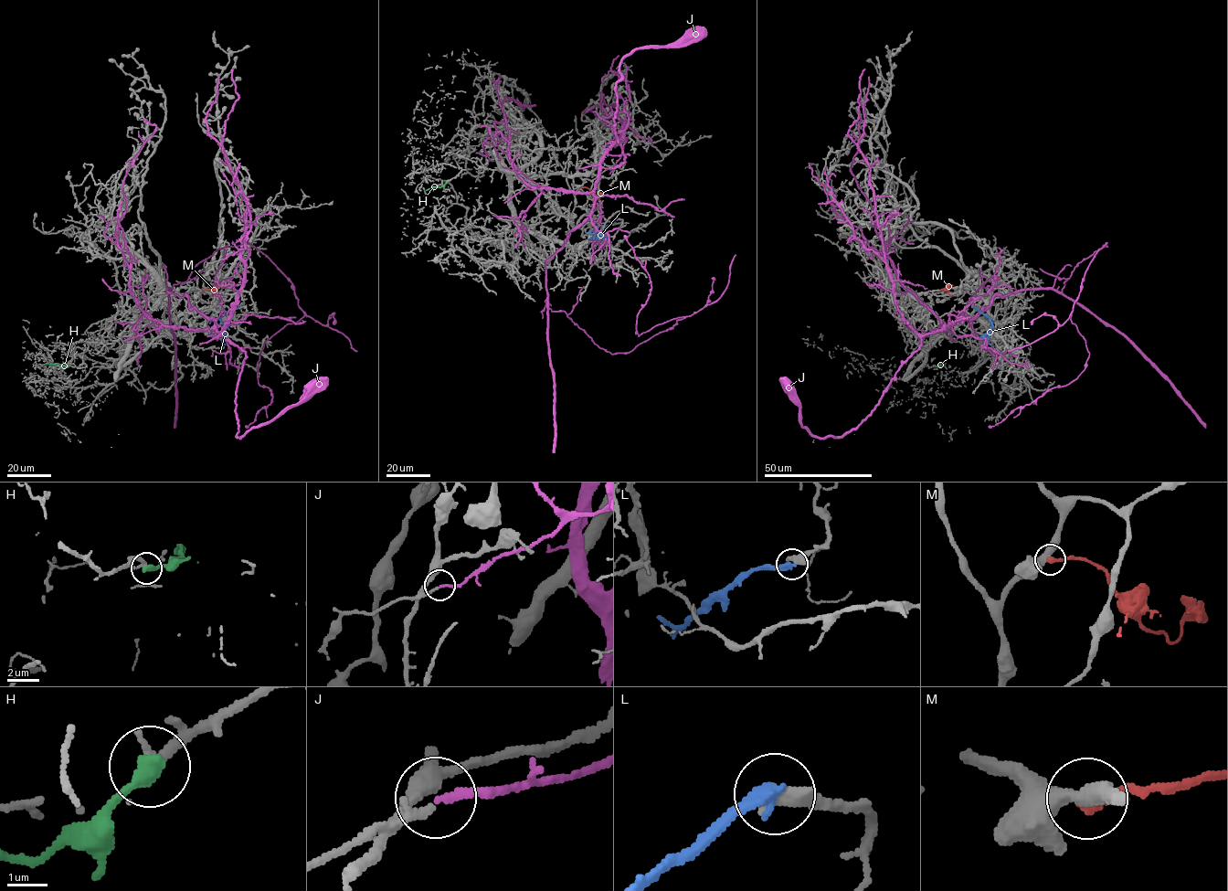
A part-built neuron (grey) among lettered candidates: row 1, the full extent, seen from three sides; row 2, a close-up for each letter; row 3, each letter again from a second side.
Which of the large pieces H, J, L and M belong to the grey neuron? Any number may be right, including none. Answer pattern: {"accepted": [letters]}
{"accepted": []}

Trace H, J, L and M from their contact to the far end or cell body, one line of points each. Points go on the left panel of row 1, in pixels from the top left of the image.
H: (68, 366), (45, 364)
J: (221, 259), (249, 249), (220, 334), (167, 291), (249, 243), (304, 314), (265, 343), (272, 397), (245, 426)
L: (238, 306), (220, 318), (225, 344)
M: (203, 290), (219, 285), (224, 288)

